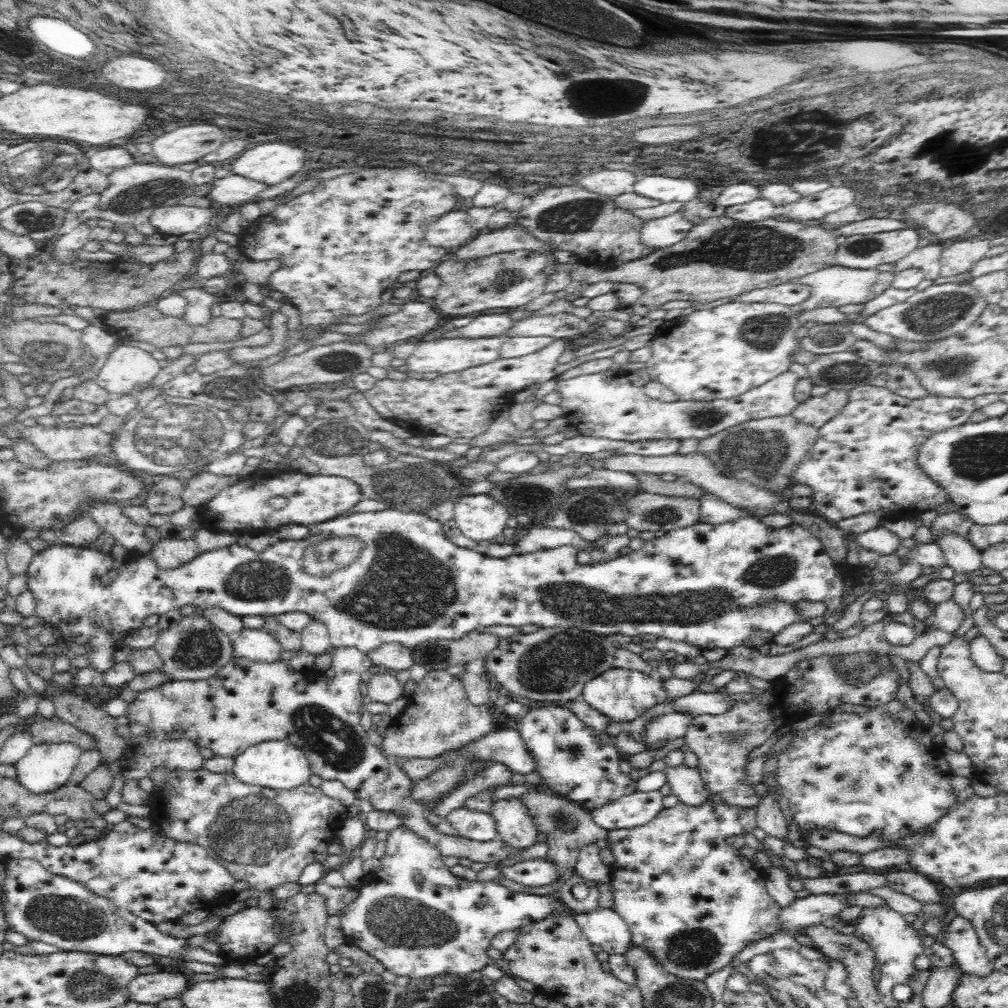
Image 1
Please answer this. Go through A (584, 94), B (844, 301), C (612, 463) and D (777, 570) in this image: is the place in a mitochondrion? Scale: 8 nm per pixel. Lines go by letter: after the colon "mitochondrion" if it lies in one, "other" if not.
A: mitochondrion
B: other
C: other
D: mitochondrion

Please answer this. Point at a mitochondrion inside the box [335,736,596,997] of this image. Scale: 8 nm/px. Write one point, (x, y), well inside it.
(397, 920)

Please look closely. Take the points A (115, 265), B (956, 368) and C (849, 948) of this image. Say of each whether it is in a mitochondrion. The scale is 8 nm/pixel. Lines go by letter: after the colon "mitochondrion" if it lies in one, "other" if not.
A: other
B: mitochondrion
C: mitochondrion

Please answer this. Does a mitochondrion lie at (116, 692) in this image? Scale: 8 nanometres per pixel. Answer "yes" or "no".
no

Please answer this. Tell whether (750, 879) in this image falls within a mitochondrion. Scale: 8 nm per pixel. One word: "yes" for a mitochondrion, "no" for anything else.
no

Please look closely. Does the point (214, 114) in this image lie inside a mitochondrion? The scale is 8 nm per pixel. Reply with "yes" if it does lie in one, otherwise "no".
yes

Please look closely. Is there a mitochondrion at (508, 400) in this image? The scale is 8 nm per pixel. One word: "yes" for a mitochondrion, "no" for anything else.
no

